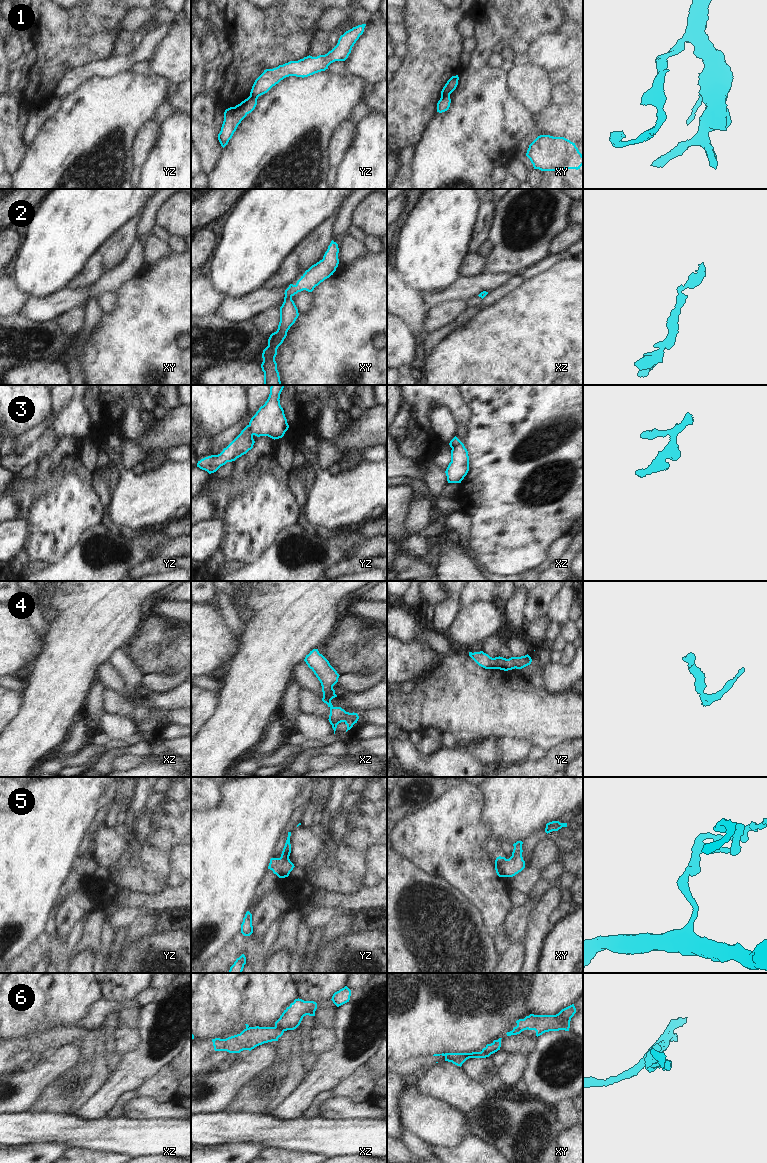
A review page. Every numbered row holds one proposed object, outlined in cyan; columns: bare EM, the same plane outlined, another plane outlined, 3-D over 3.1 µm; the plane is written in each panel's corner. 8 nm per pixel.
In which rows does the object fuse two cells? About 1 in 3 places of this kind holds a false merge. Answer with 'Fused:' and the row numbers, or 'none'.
Fused: 1, 3, 6

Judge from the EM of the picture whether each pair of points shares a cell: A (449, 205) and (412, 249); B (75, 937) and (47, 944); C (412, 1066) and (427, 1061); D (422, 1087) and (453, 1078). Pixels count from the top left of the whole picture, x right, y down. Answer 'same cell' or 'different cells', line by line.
A: same cell
B: same cell
C: same cell
D: same cell

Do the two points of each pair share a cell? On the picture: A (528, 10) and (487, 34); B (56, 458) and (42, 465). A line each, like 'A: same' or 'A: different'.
A: same
B: same

